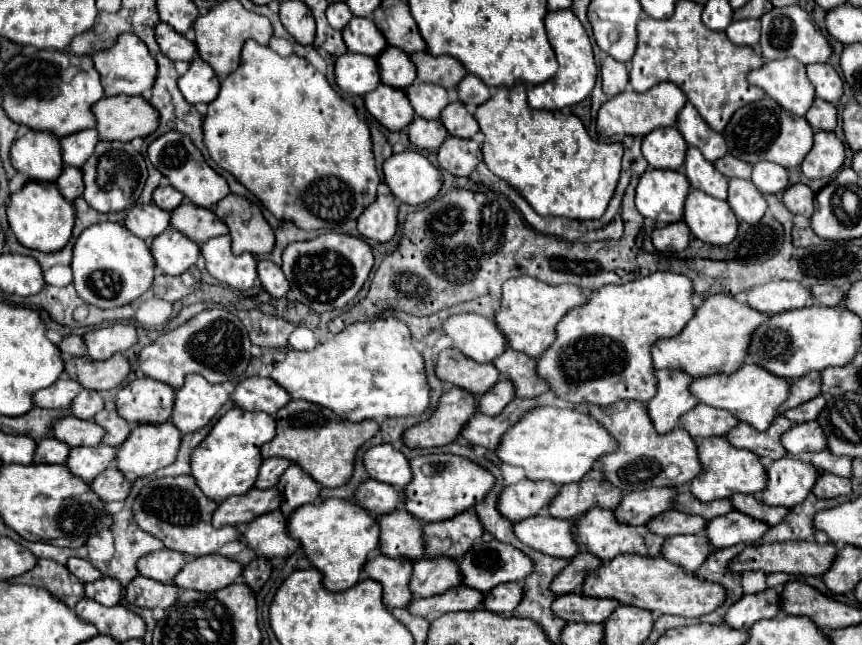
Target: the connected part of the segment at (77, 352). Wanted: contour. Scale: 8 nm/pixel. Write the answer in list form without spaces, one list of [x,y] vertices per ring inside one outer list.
[[[68,336],[58,344],[58,348],[66,356],[86,356],[88,354],[82,336]]]

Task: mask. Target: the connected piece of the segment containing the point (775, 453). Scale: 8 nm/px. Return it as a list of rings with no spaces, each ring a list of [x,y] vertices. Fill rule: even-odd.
[[[778,416],[776,422],[772,422],[772,426],[764,432],[758,432],[756,428],[742,422],[734,430],[730,430],[726,438],[736,448],[750,450],[760,458],[778,460],[788,454],[786,448],[782,446],[782,434],[788,432],[790,428],[792,428],[792,422],[786,416]]]

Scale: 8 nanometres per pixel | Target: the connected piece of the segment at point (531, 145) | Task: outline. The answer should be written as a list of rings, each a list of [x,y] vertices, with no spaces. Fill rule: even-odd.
[[[524,84],[510,90],[510,100],[508,90],[498,88],[488,102],[476,108],[474,118],[486,136],[482,154],[488,170],[514,186],[538,214],[574,220],[592,220],[604,214],[620,178],[622,144],[592,140],[574,114],[526,108]]]

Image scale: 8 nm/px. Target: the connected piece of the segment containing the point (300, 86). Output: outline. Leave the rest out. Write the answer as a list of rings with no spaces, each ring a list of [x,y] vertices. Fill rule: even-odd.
[[[254,40],[244,44],[242,64],[222,80],[216,100],[208,104],[204,144],[210,158],[234,174],[266,210],[302,230],[338,230],[344,220],[358,218],[364,206],[374,202],[376,188],[382,182],[374,164],[370,128],[358,118],[354,106],[342,100],[326,76],[308,64],[306,58],[296,54],[280,56]]]

